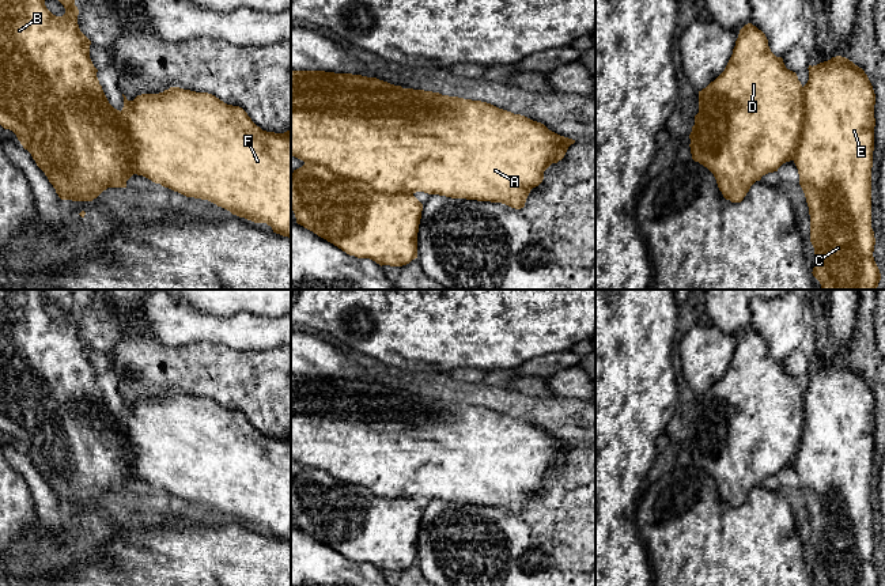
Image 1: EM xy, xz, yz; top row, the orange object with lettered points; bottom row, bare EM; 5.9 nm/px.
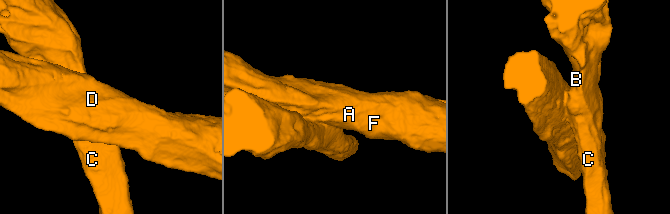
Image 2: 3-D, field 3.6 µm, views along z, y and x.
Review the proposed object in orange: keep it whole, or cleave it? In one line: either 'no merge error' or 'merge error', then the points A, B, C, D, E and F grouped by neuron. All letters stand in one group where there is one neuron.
merge error | A D F / B C E

